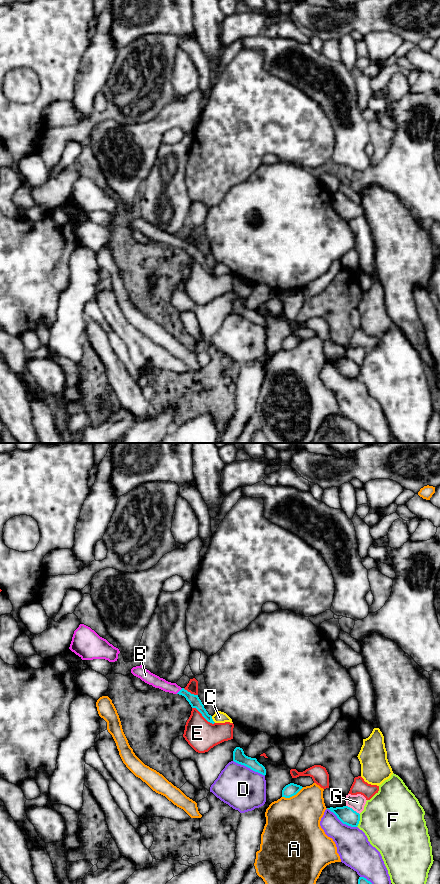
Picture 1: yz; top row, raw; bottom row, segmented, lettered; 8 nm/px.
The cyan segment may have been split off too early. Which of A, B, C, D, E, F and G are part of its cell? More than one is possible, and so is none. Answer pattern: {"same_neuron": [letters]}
{"same_neuron": ["B"]}

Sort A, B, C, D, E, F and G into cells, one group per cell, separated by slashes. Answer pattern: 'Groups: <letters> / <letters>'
Groups: A / B / C / D / E / F / G

